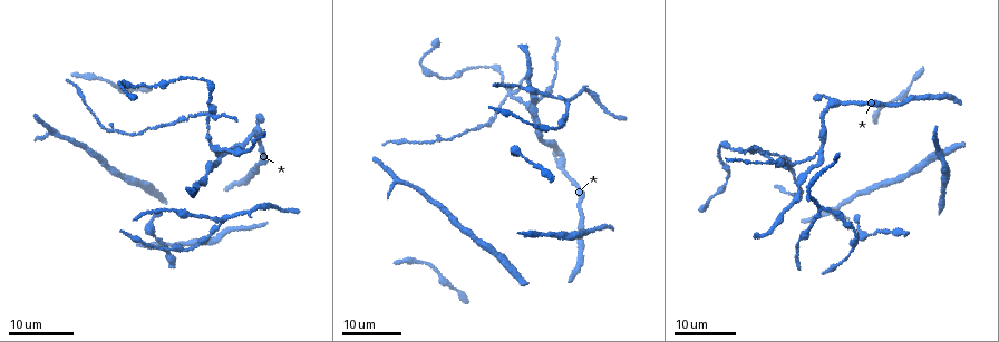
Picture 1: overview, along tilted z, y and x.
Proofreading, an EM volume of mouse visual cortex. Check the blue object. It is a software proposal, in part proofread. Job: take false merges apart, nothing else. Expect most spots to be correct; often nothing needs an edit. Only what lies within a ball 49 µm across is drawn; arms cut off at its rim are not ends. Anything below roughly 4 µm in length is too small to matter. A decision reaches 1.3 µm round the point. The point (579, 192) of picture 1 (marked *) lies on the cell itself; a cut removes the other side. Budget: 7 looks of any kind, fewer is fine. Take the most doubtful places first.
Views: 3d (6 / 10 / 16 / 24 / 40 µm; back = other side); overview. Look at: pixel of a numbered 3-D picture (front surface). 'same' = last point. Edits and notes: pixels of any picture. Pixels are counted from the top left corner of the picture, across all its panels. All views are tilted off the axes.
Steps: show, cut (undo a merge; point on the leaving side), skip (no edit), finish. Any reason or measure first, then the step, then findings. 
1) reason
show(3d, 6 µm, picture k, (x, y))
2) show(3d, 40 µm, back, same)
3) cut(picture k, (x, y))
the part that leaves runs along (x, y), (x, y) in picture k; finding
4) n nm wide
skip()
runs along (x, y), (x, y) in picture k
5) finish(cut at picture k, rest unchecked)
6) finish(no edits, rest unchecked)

four-way junction
show(3d, 16 µm, picture 1, (507, 96))

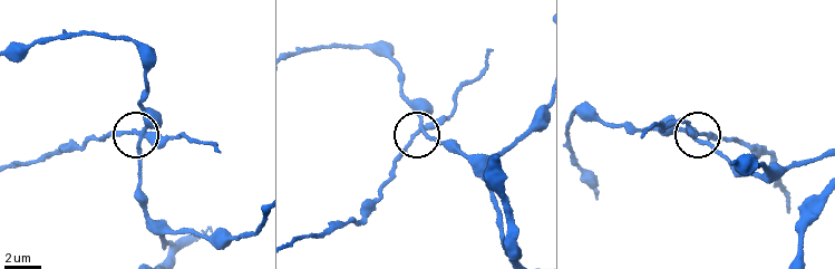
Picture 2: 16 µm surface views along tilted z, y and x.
show(3d, 6 µm, picture 2, (142, 136))

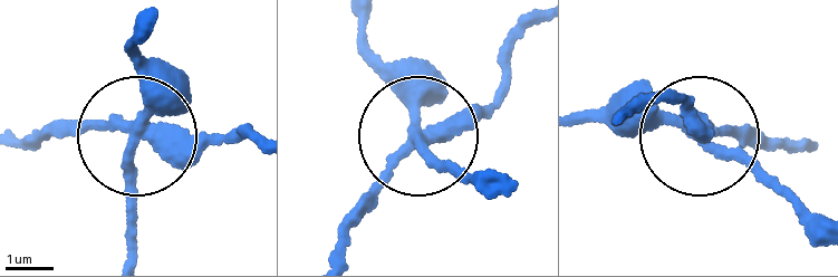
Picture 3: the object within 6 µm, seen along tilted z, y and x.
side arm 30 µm
cut(picture 3, (199, 158))
the part that leaves runs along (136, 132), (114, 126), (27, 149) in picture 3; two cells meet here

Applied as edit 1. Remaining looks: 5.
show(overview)

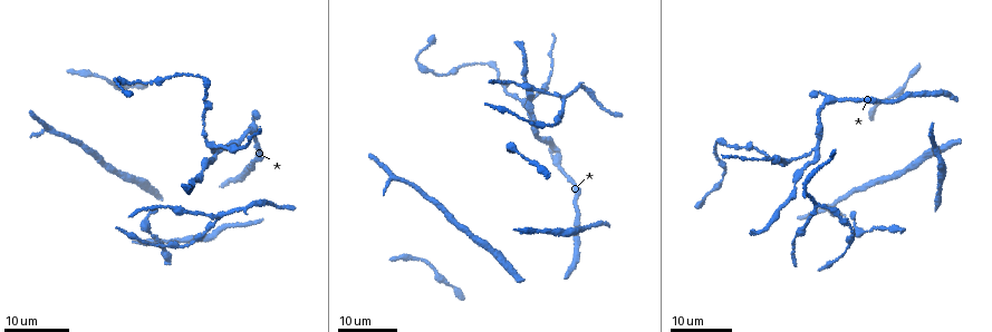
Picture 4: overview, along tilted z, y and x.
three arms meet
show(3d, 24 µm, picture 4, (452, 219))

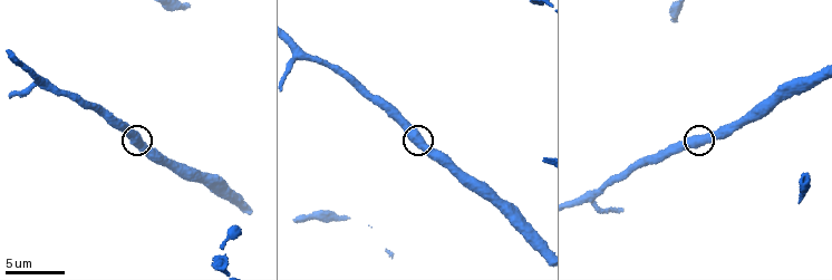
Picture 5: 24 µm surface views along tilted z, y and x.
show(3d, 10 µm, picture 5, (693, 137))

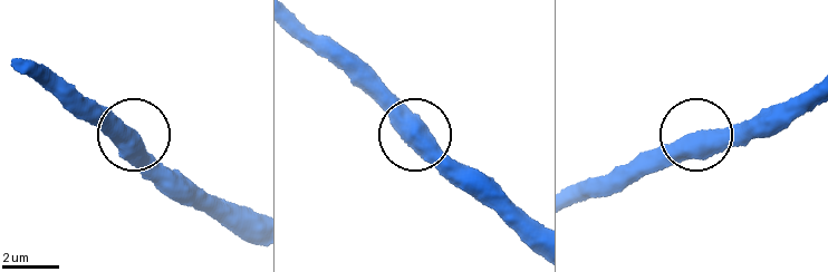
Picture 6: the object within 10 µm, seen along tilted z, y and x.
side arm 19 µm
skip()
one cell here

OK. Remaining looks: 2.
show(3d, 24 µm, picture 4, (785, 164))

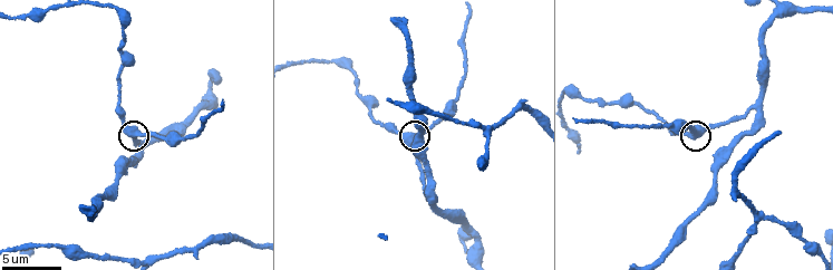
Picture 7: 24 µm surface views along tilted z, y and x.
closer look
show(3d, 10 µm, picture 7, (139, 134))

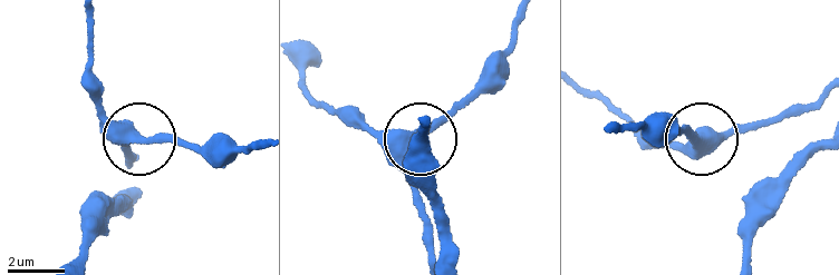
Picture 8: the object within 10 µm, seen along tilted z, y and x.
skip()
all the same cell

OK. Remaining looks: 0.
finish(cut at picture 3, rest unchecked)

